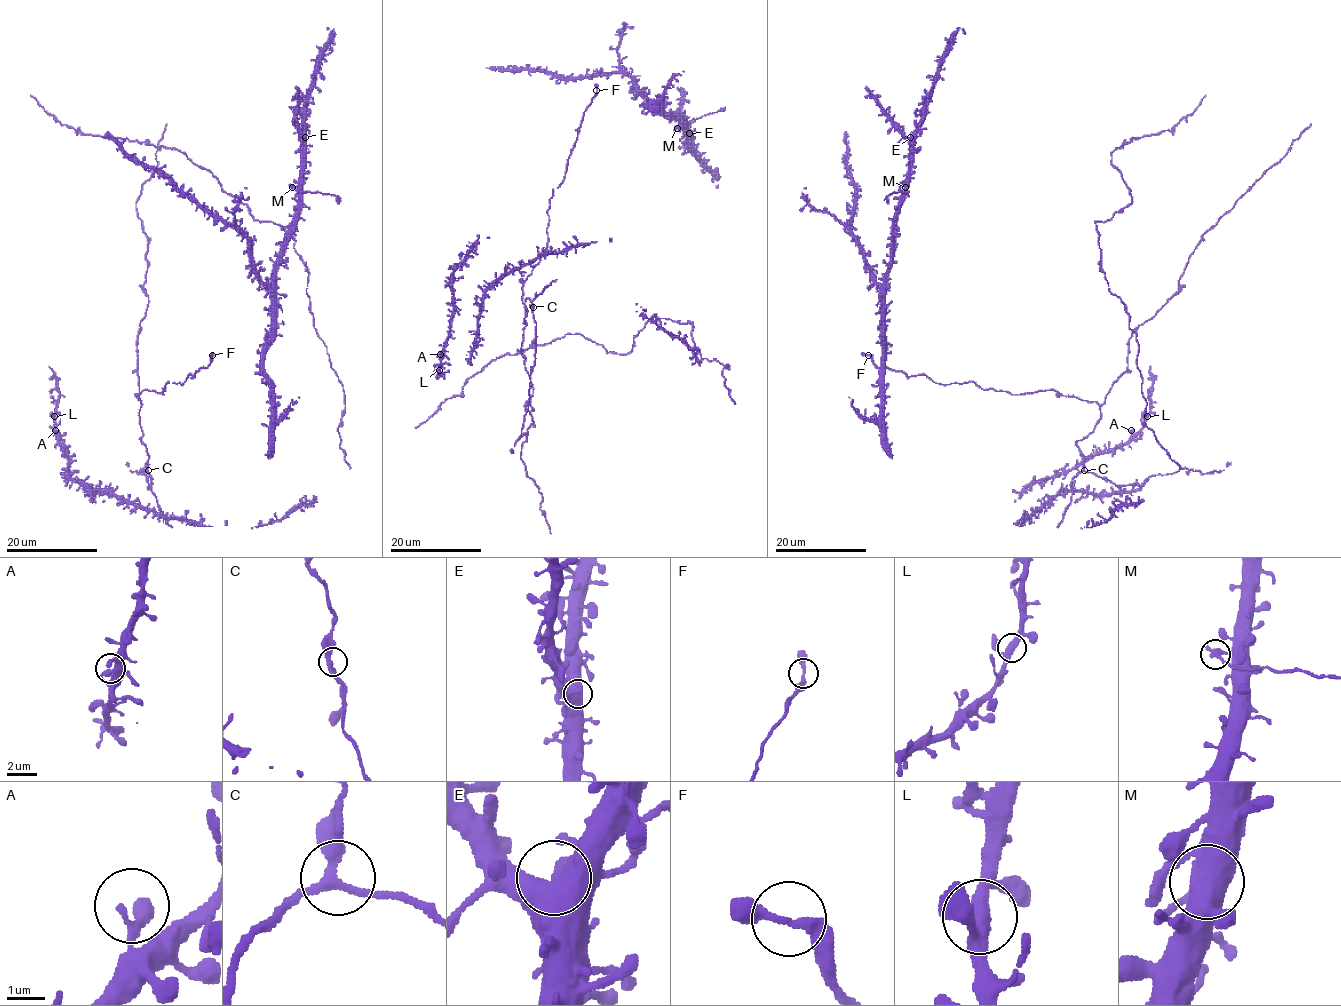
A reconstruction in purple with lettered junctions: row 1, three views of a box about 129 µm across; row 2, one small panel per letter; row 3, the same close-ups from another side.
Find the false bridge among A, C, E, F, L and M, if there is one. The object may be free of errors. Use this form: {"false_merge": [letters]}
{"false_merge": ["M"]}

